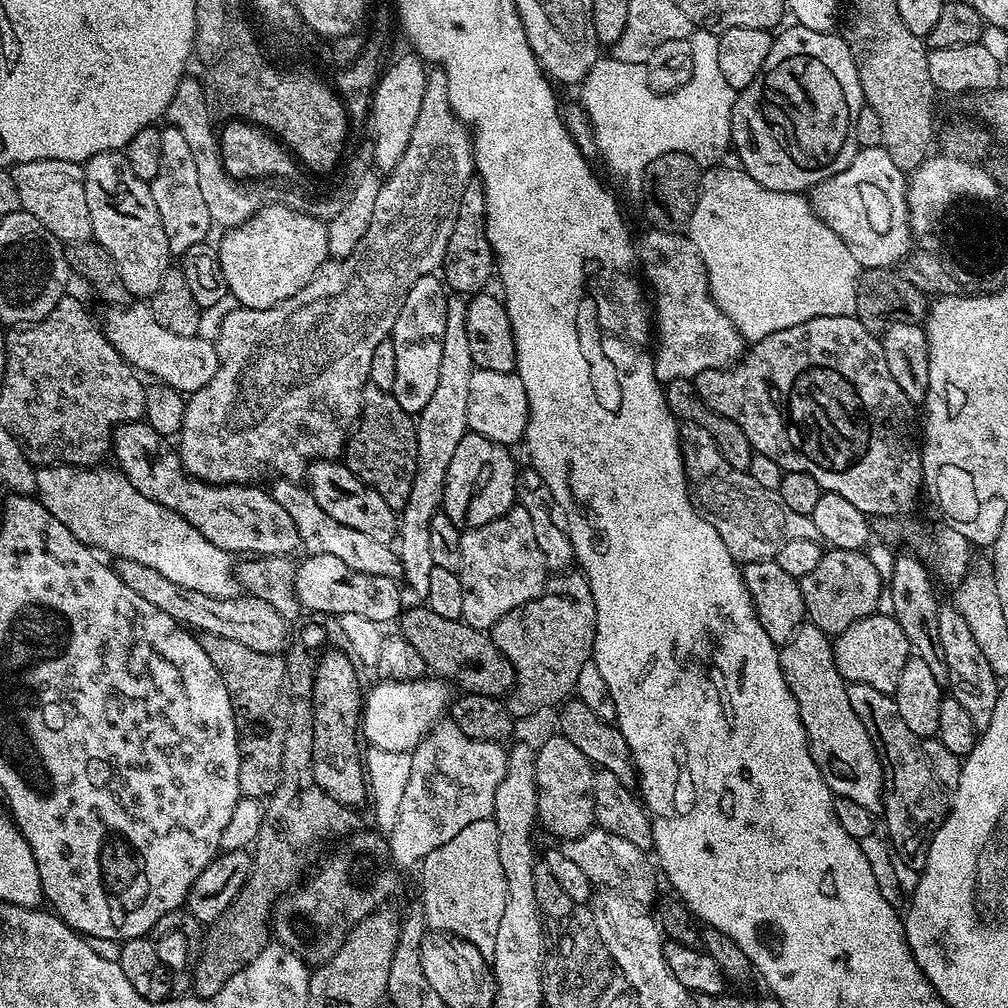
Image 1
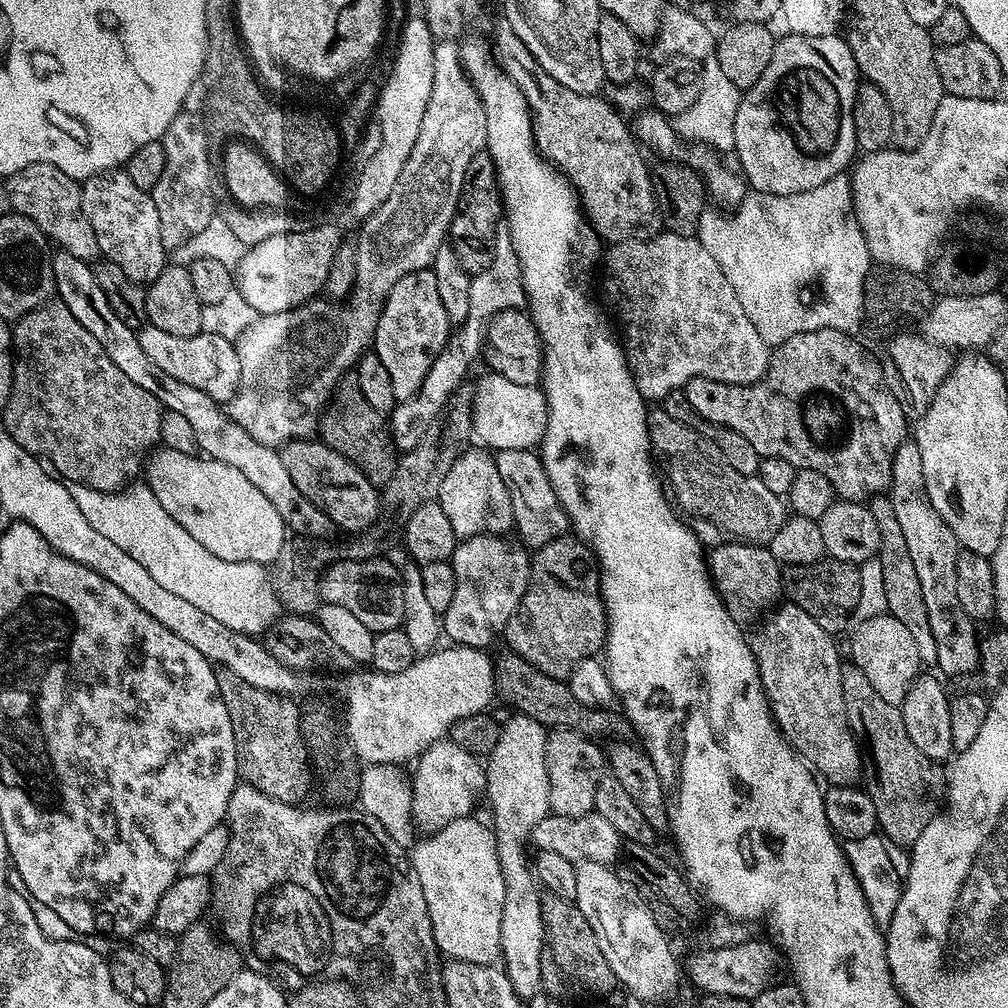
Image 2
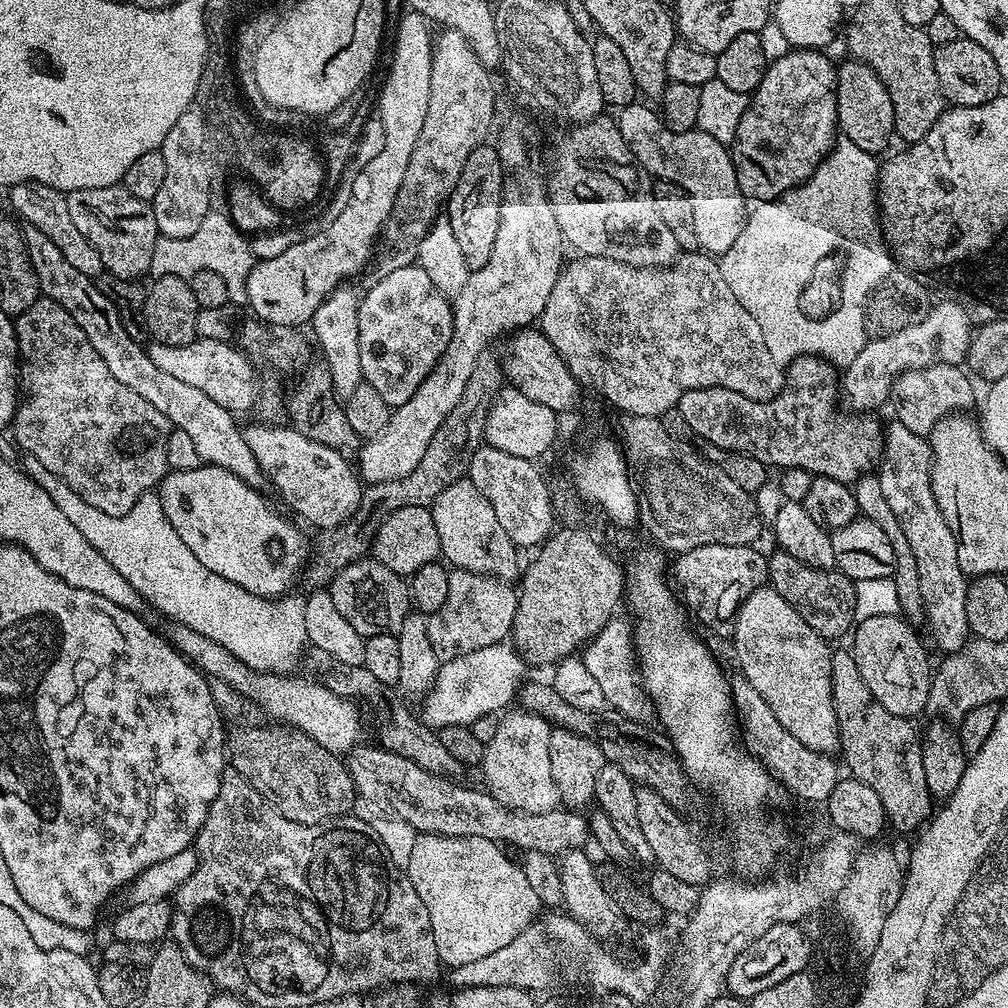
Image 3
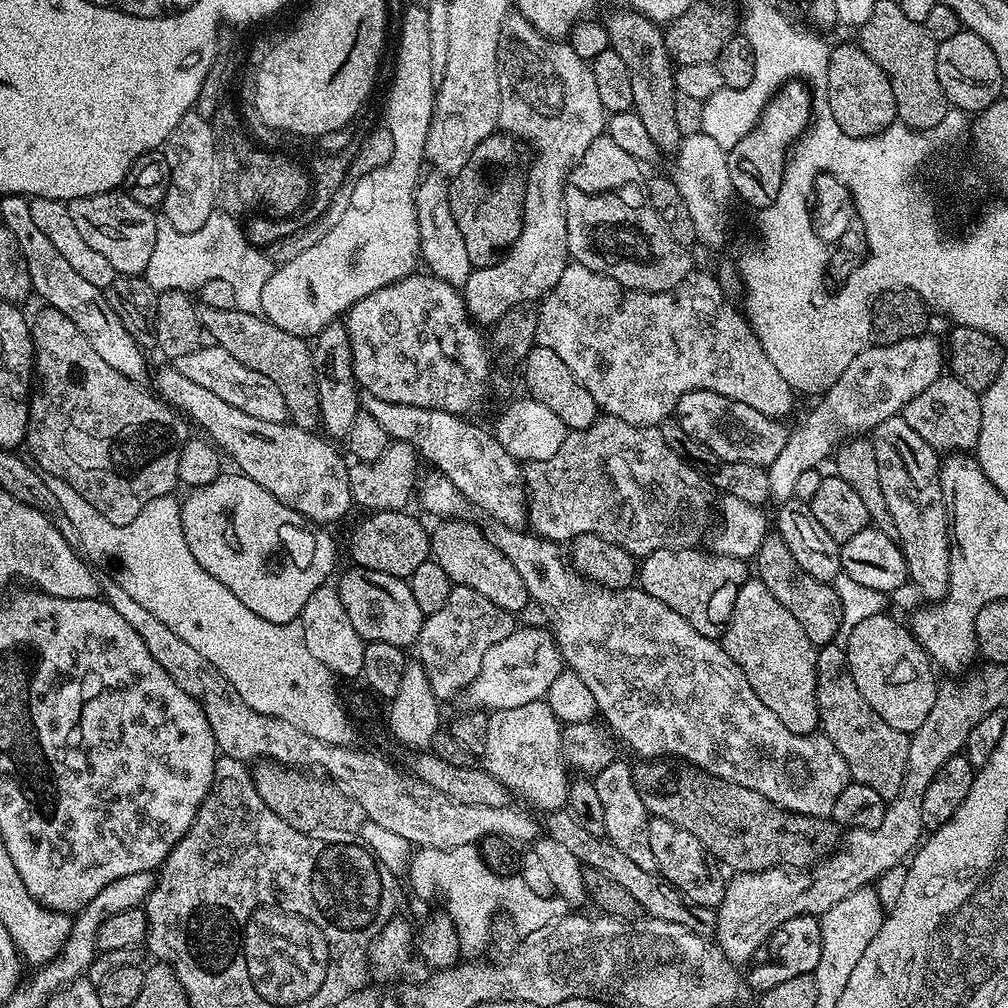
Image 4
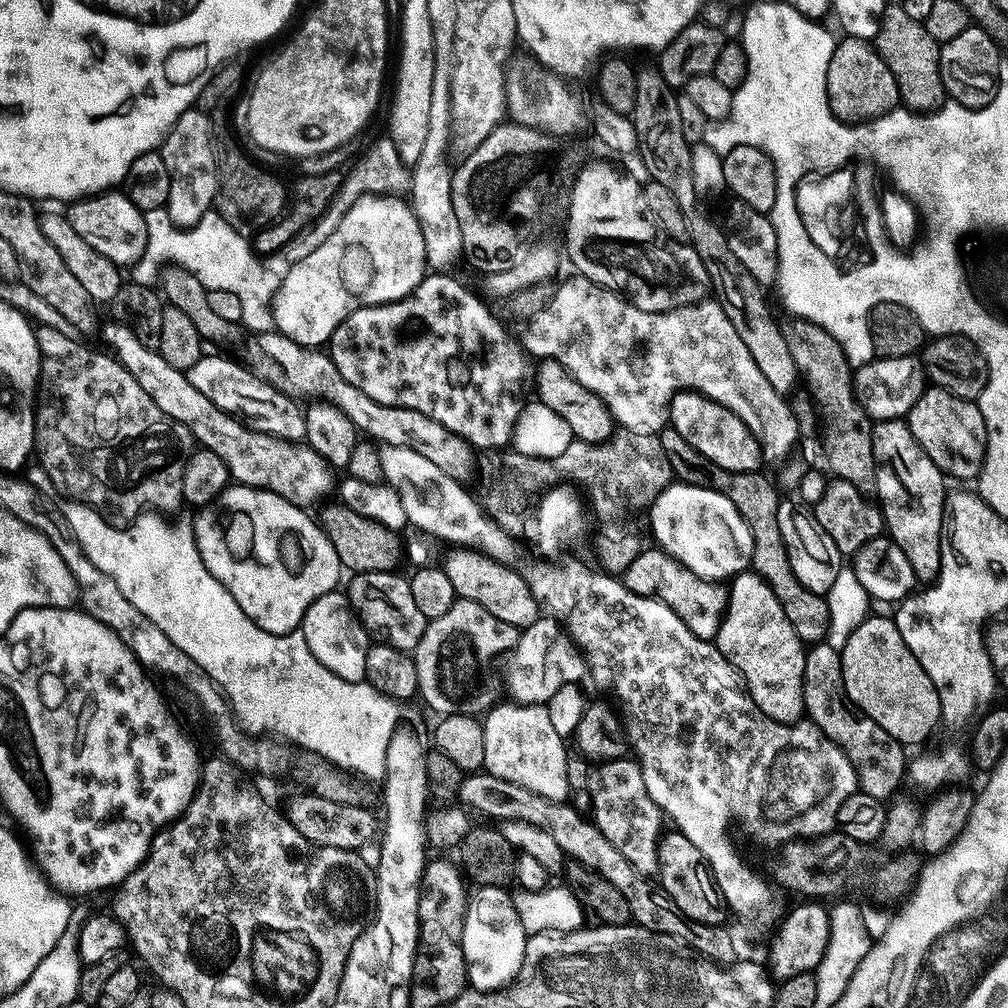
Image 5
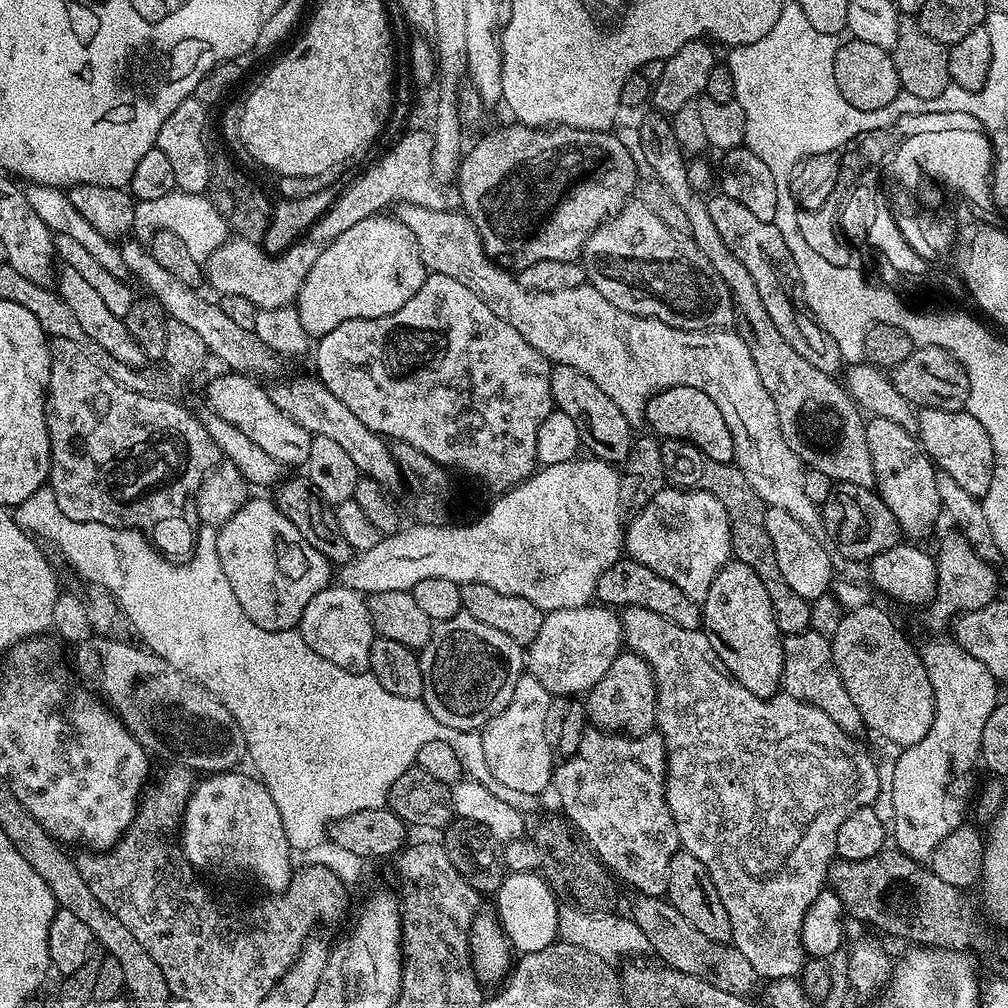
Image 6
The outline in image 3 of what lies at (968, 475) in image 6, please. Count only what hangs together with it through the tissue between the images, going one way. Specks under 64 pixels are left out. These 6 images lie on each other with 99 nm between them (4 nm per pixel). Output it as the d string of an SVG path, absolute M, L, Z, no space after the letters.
M931 364L903 372L894 385L895 399L900 399L895 419L906 426L906 430L914 430L914 434L927 437L945 416L968 410L972 404L972 383L973 377L958 364Z

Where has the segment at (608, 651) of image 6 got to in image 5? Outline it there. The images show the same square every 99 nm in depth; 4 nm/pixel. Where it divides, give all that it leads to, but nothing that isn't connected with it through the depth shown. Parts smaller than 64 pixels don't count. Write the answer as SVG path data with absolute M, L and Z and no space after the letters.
M547 614L521 631L514 649L515 656L516 659L509 664L508 674L506 672L504 678L509 693L513 694L511 697L520 704L545 705L555 691L564 685L579 683L585 672L588 672L587 659L580 646L571 639L558 618Z

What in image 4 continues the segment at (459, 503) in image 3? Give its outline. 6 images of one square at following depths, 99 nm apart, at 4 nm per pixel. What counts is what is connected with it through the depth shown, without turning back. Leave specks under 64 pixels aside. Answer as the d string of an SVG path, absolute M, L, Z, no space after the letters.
M448 518L437 532L430 536L430 556L446 570L446 574L452 580L453 585L461 584L470 590L478 590L484 598L490 598L502 610L513 614L520 614L524 607L529 607L530 597L526 590L526 582L518 578L518 570L514 570L510 558L502 554L502 550L496 547L491 539L488 540L468 520L461 518Z

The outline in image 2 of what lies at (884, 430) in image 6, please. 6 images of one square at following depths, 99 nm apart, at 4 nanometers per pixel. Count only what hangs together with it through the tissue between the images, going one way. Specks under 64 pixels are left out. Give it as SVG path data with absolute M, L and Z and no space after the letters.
M905 442L898 446L898 454L895 455L892 467L890 492L890 503L896 511L898 526L902 526L902 534L906 534L910 558L914 562L914 568L918 570L918 580L922 582L922 598L926 601L930 630L934 633L936 664L941 668L941 673L968 676L976 667L981 667L981 637L976 636L976 624L972 621L971 614L964 609L966 604L956 581L956 562L962 545L956 539L954 530L950 530L947 522L932 509L924 489L922 454L914 442Z

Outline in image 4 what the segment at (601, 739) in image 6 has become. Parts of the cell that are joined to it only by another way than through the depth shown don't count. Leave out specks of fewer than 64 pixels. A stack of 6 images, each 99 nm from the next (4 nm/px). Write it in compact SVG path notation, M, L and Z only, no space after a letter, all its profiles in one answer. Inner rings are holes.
M612 758L601 772L595 773L594 783L599 801L602 802L605 837L614 846L618 846L618 850L622 850L622 854L626 854L630 862L642 866L642 870L647 872L656 872L654 854L650 851L650 838L648 837L650 811L648 812L643 798L640 797L638 776L636 780L631 766L626 761ZM636 784L638 789L636 789Z

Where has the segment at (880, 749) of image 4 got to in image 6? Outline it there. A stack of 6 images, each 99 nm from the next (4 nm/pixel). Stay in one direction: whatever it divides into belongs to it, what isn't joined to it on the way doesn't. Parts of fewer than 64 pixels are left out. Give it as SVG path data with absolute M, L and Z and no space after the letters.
M811 630L793 636L784 636L784 679L782 688L785 693L799 700L806 701L807 704L818 706L822 714L827 714L832 721L838 722L842 730L849 734L860 734L865 731L862 714L858 714L858 706L854 706L854 701L850 699L850 694L846 694L846 686L838 674L838 670L832 661L832 642L827 636Z

